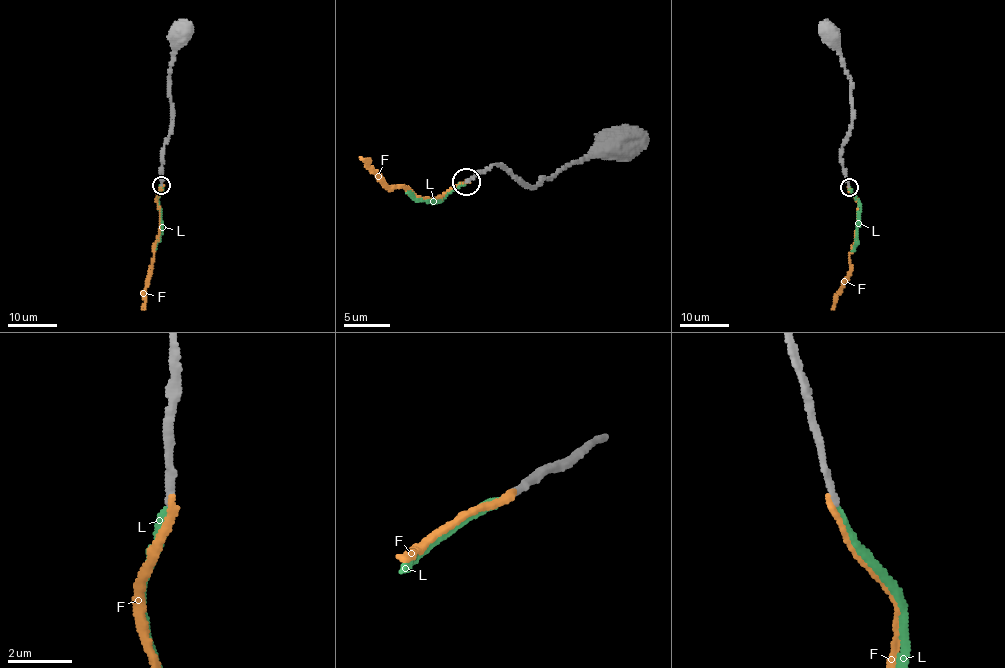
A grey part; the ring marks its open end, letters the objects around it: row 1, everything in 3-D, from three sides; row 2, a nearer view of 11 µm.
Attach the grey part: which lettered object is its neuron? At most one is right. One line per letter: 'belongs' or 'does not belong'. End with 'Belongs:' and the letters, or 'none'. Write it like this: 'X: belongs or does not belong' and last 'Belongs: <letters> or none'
F: does not belong
L: belongs
Belongs: L

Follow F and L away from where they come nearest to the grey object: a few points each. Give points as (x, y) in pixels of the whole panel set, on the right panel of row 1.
F: (847, 186), (857, 202), (856, 241), (850, 254), (849, 276), (833, 308)
L: (849, 187), (858, 203), (857, 242), (852, 250)

